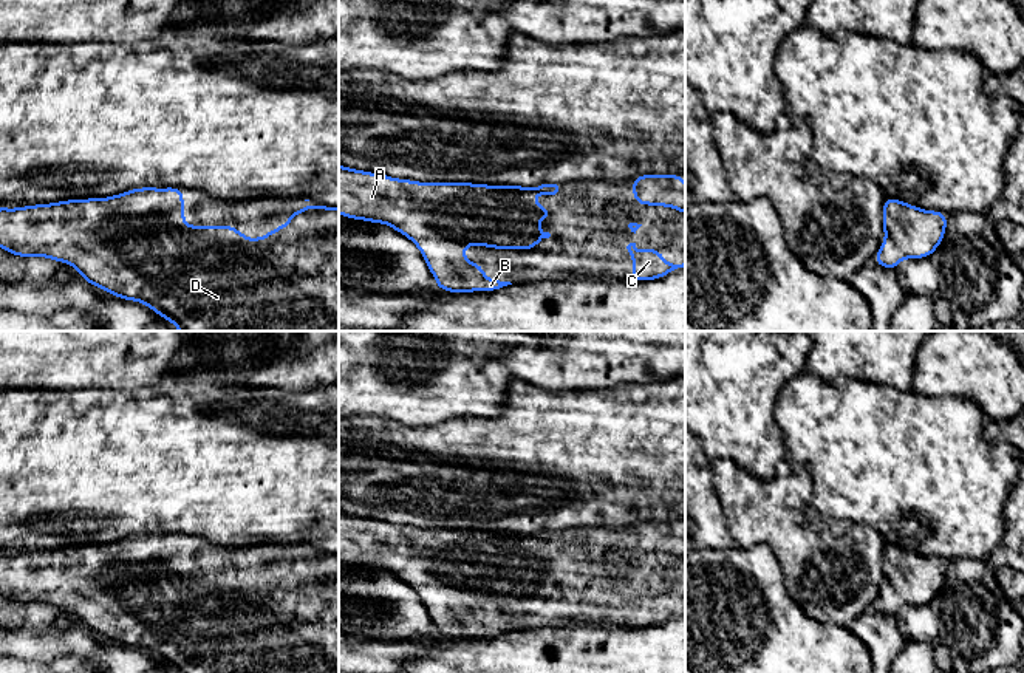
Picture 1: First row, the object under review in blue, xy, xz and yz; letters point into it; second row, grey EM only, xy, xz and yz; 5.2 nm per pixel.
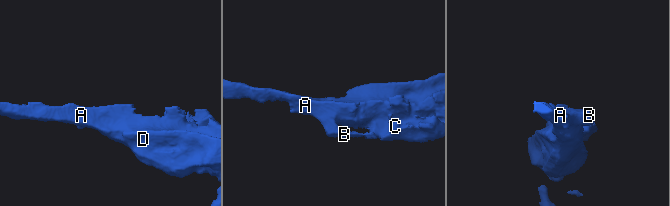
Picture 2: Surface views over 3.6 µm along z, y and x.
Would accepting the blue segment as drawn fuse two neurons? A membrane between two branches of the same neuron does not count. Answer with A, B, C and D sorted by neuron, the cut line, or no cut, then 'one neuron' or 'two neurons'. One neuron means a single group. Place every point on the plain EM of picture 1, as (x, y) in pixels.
groups A B C D; cut none; one neuron

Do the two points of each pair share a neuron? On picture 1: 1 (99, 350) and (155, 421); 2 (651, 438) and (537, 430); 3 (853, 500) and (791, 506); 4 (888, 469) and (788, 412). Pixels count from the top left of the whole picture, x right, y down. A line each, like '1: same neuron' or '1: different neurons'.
1: different neurons
2: same neuron
3: different neurons
4: same neuron

